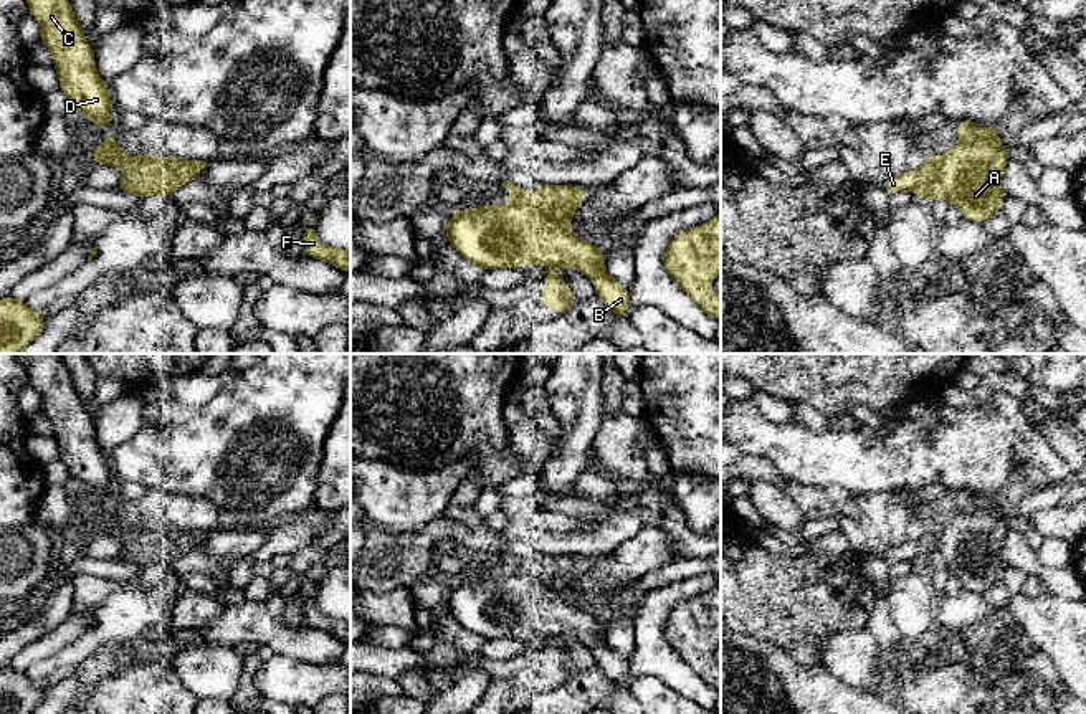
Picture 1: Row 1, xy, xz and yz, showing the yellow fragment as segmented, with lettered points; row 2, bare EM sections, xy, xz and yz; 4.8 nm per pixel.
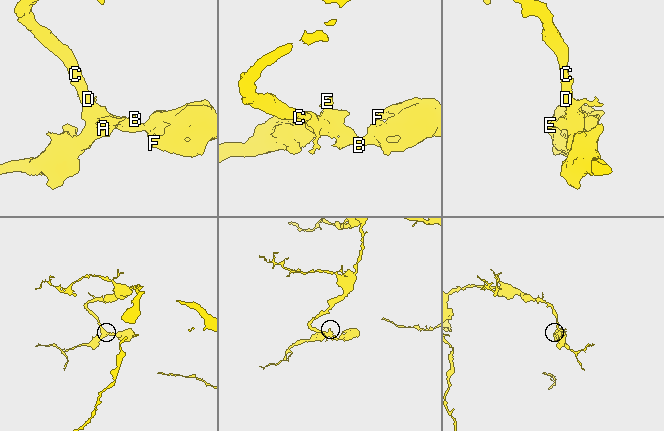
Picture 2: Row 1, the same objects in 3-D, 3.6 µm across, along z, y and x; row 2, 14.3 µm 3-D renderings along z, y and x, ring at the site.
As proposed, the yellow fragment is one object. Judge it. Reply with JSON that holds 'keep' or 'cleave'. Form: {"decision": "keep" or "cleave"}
{"decision": "cleave"}

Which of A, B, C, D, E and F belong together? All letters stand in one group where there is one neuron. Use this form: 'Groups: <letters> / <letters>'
Groups: A B C D / E F

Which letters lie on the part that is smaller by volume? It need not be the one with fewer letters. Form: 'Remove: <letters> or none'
Remove: E, F

